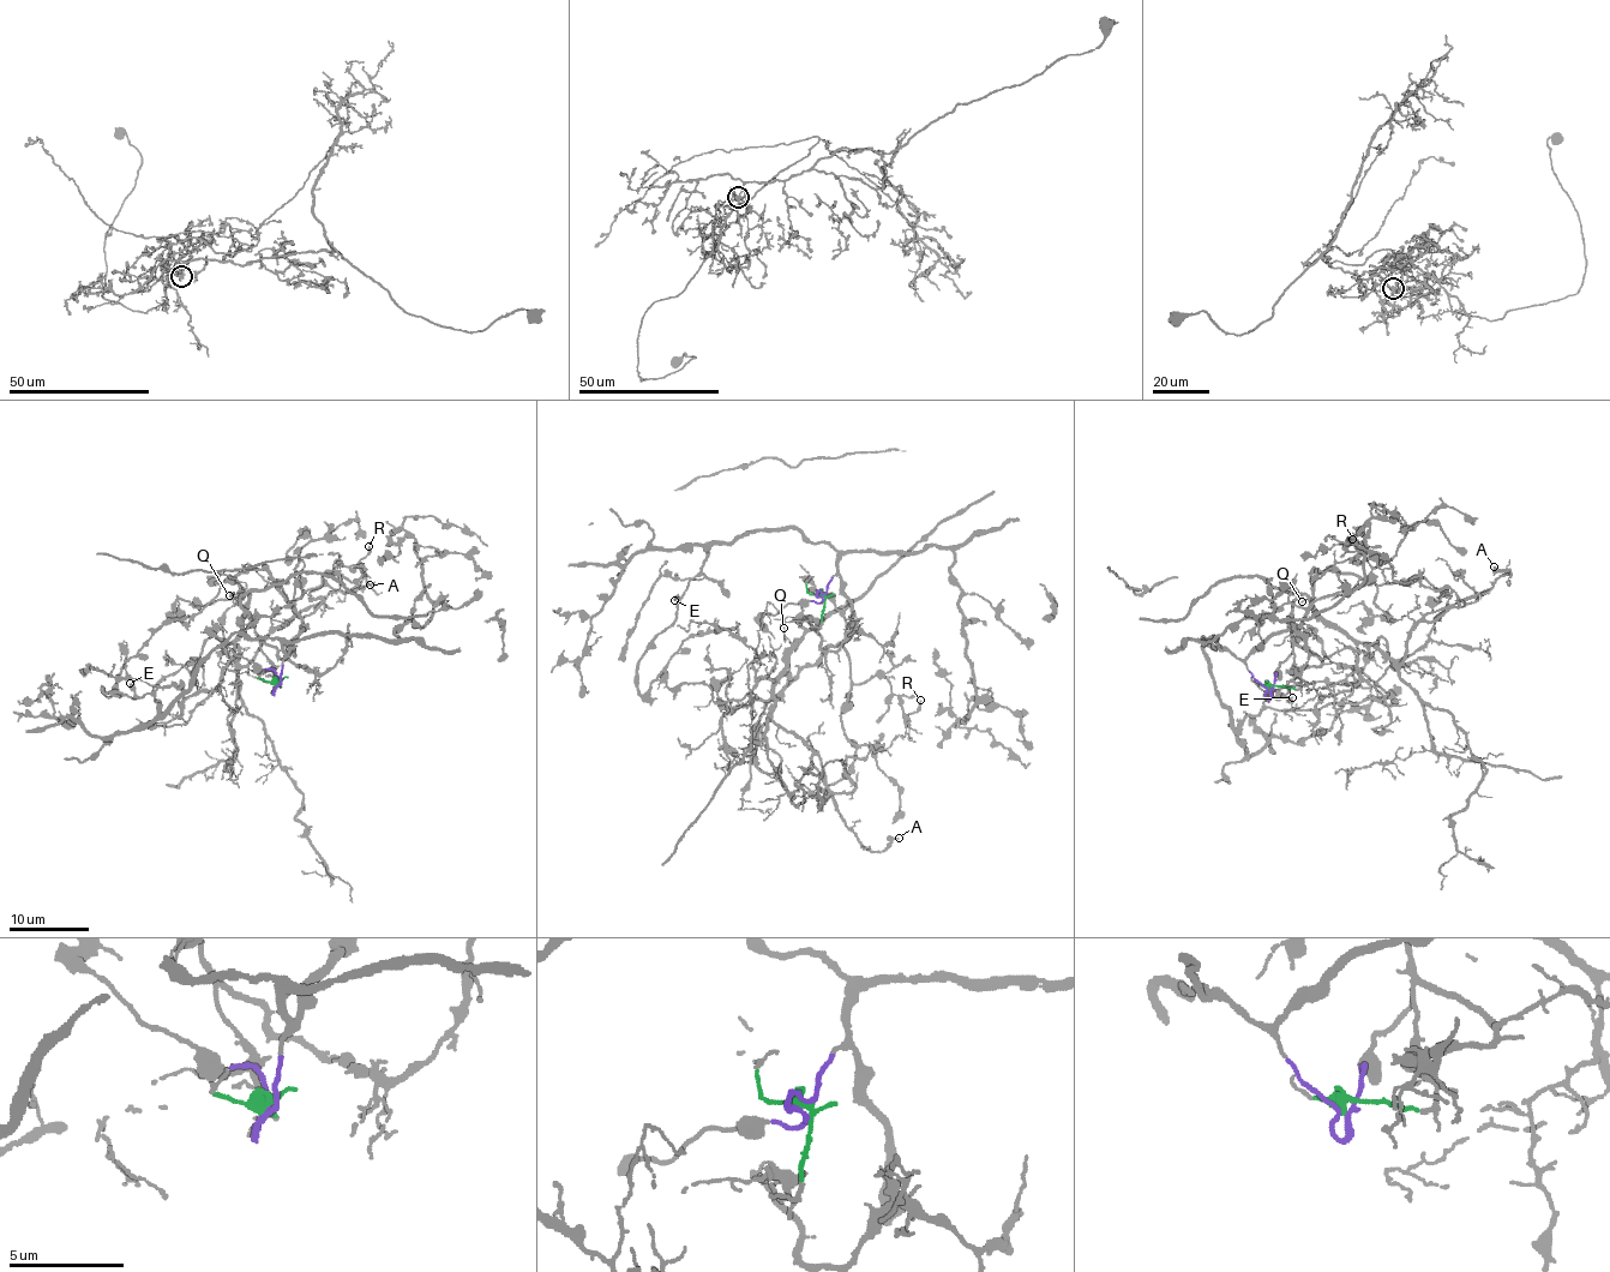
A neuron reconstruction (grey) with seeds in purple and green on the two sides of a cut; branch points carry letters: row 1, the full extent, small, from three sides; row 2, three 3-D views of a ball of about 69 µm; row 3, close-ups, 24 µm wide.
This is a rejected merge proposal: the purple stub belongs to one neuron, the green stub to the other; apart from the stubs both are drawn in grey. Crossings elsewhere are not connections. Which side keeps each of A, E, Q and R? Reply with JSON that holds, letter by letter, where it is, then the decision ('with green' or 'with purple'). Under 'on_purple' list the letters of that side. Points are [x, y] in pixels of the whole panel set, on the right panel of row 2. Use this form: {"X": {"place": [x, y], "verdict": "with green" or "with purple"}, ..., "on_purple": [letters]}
{"A": {"place": [1494, 566], "verdict": "with green"}, "E": {"place": [1292, 697], "verdict": "with purple"}, "Q": {"place": [1302, 601], "verdict": "with green"}, "R": {"place": [1352, 539], "verdict": "with purple"}, "on_purple": ["E", "R"]}

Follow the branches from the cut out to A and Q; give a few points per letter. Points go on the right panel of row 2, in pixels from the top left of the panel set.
A: (1268, 688), (1301, 685), (1291, 628), (1304, 594), (1398, 662), (1419, 622), (1511, 574), (1493, 565)
Q: (1268, 688), (1301, 685), (1292, 655), (1293, 602), (1304, 594), (1316, 608), (1310, 607), (1309, 599), (1302, 601)

